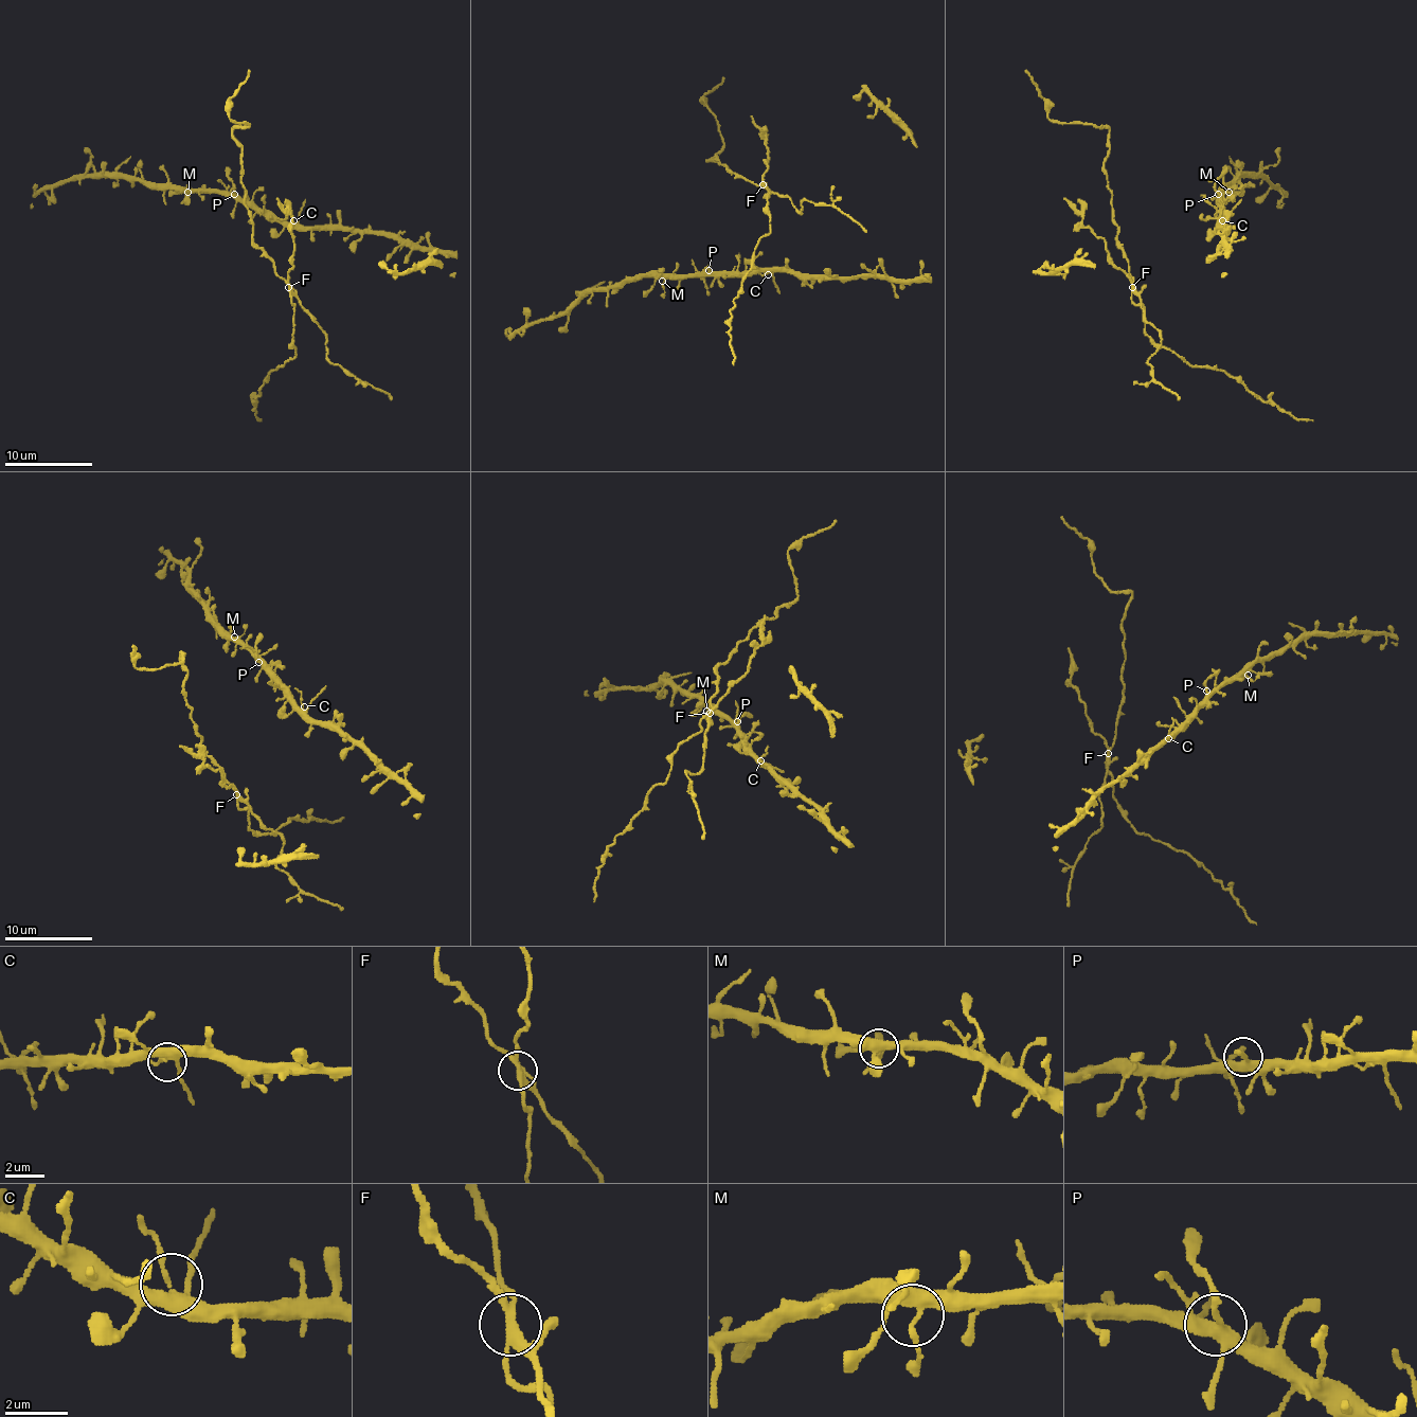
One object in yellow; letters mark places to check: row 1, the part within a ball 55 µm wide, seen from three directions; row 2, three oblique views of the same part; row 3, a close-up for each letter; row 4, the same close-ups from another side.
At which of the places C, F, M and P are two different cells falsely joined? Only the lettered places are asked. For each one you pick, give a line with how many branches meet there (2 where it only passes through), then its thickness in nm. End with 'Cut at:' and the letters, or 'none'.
F: Branches: 4. Thickness 260 nm
Cut at: F

